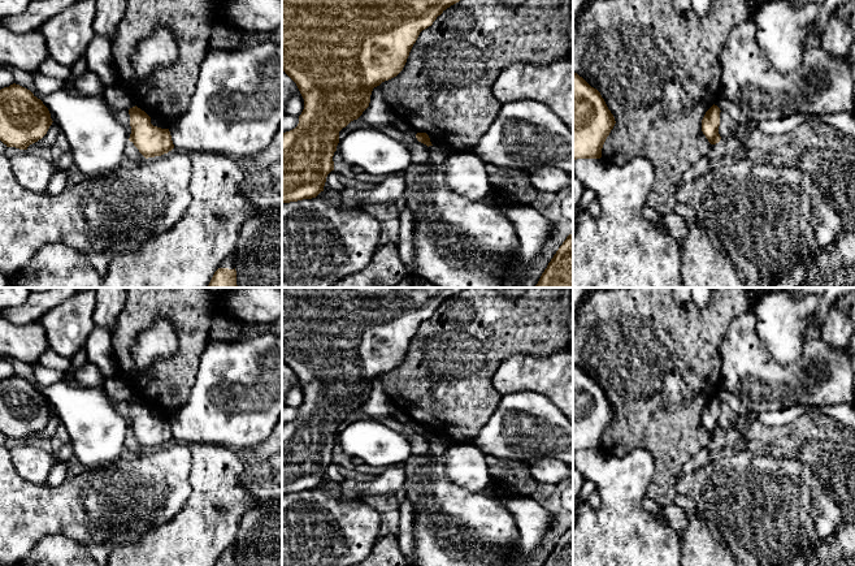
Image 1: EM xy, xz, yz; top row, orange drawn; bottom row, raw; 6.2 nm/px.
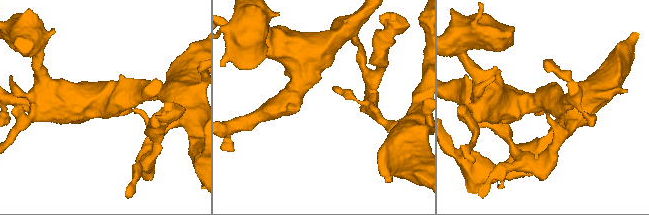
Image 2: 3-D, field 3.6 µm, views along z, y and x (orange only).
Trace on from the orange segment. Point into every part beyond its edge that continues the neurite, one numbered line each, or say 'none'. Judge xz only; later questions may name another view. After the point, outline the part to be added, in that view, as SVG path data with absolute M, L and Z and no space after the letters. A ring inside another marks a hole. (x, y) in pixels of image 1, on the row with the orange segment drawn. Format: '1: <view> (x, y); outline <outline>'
none

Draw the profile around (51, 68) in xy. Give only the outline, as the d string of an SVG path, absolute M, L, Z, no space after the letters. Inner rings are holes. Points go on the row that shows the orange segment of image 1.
M48 57L42 62L38 72L45 77L57 78L62 81L68 81L71 75L71 69L61 65L55 59Z

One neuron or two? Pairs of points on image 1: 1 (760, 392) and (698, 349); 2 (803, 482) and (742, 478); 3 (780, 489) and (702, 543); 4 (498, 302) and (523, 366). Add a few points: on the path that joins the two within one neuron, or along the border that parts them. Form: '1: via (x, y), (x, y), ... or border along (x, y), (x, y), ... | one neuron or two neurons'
1: border along (724, 335), (720, 342), (719, 385) | two neurons
2: via (788, 482), (758, 482) | one neuron
3: border along (723, 541), (732, 552) | two neurons
4: border along (548, 353), (511, 355), (494, 374) | two neurons

